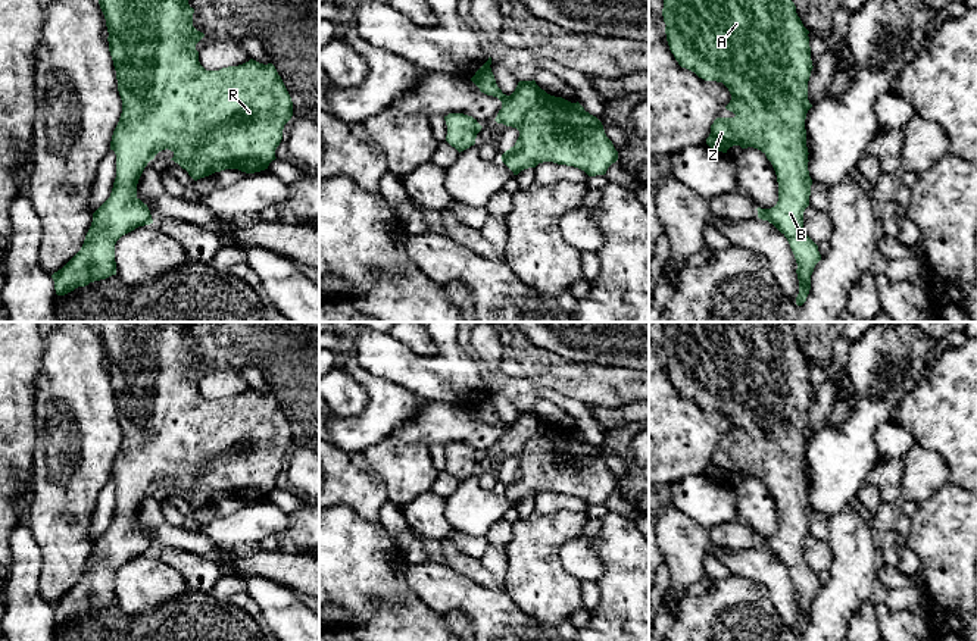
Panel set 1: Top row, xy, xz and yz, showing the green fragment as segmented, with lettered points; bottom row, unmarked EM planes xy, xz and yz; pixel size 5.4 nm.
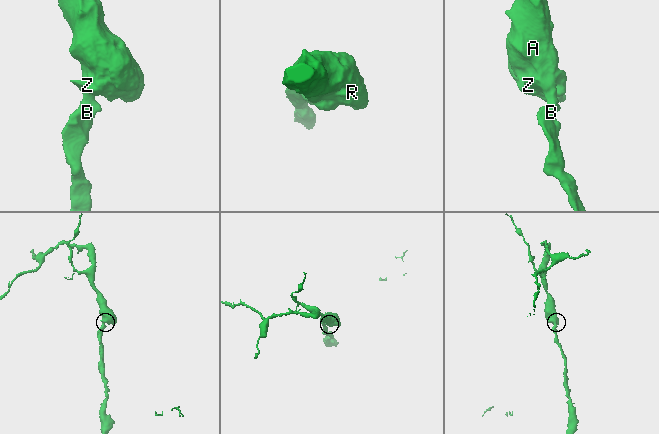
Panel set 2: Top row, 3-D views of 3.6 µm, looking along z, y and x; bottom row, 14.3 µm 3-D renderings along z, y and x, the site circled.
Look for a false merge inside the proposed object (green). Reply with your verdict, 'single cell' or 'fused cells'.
single cell

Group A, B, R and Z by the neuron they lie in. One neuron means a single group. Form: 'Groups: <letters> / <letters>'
Groups: A B R Z

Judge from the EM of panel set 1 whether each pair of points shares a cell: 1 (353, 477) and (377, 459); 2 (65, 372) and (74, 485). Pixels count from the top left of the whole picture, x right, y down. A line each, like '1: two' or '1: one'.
1: two
2: one

